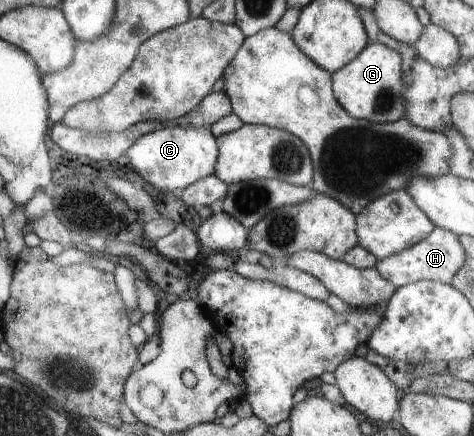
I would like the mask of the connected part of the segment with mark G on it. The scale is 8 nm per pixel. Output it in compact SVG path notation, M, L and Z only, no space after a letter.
M368 41L368 45L353 59L348 62L337 73L332 74L331 91L334 99L348 112L350 116L356 119L365 119L374 123L395 122L404 117L405 99L402 98L402 90L405 89L401 80L402 62L401 55L396 50L391 50L384 44Z

